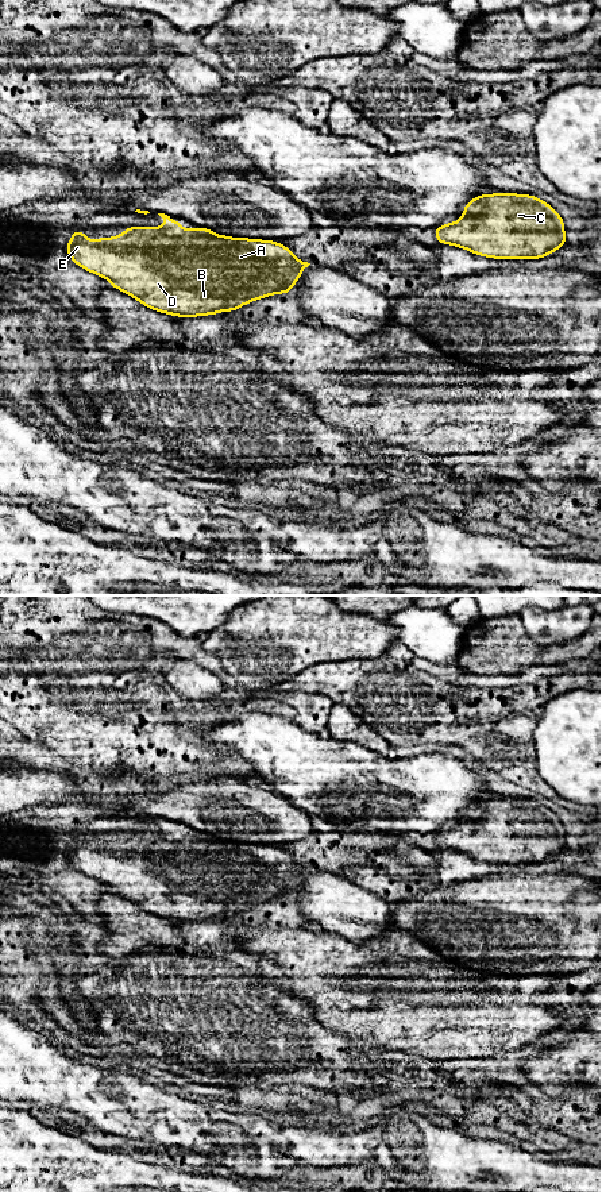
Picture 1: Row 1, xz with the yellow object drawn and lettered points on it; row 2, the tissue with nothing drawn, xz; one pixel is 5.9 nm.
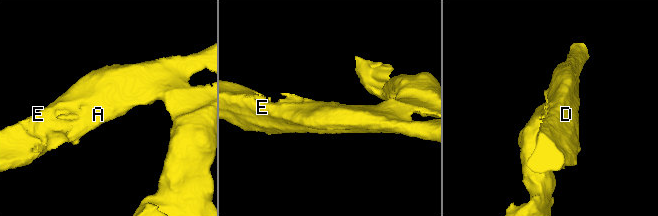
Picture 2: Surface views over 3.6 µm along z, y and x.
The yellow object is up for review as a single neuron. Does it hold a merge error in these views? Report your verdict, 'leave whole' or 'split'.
leave whole

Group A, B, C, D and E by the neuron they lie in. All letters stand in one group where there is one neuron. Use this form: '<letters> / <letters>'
A B C D E

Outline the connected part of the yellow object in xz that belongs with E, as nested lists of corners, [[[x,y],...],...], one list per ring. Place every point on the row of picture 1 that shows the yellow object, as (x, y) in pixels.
[[[158,215],[163,227],[126,227],[112,238],[90,240],[74,229],[65,250],[74,265],[109,281],[143,306],[175,317],[236,312],[256,300],[290,293],[310,265],[277,240],[217,235],[204,227],[184,229],[181,221]]]

